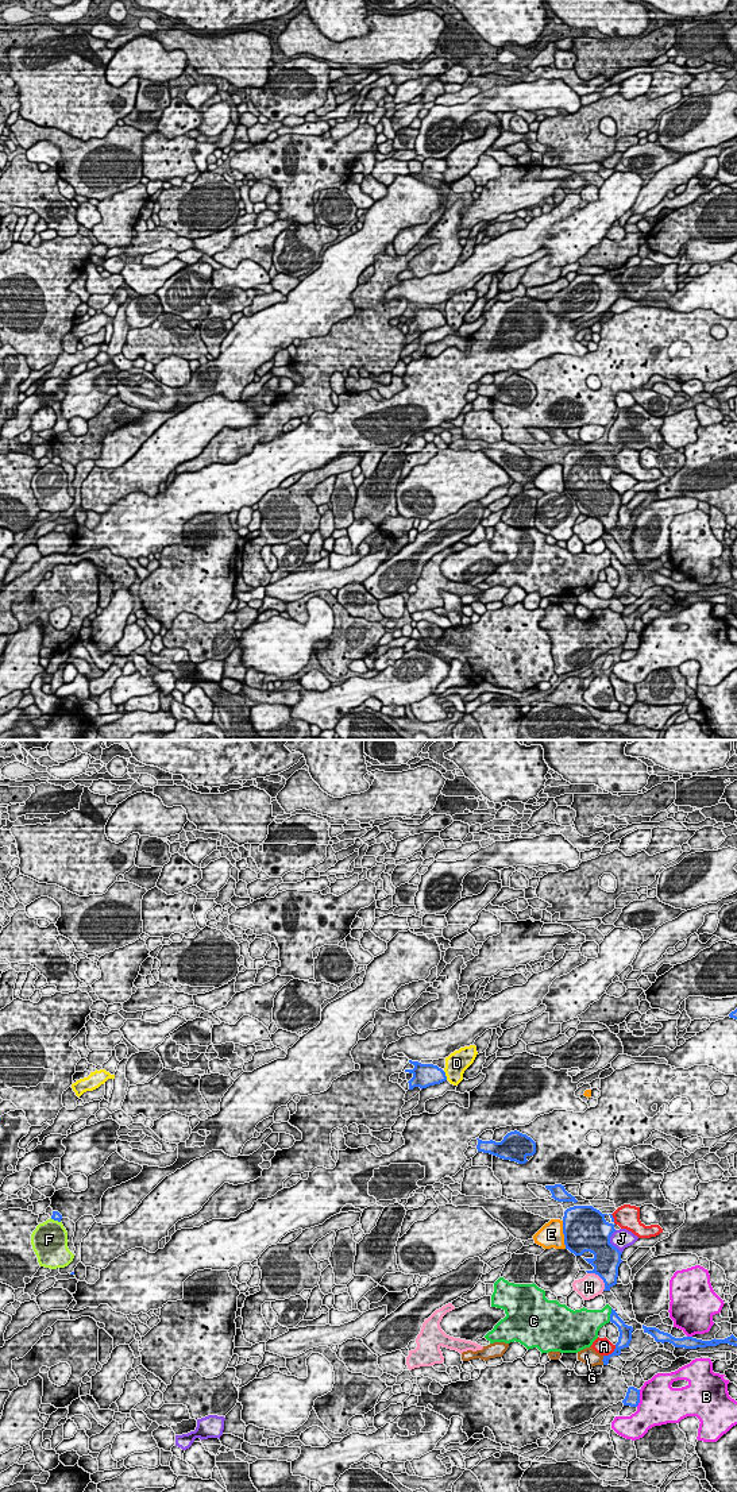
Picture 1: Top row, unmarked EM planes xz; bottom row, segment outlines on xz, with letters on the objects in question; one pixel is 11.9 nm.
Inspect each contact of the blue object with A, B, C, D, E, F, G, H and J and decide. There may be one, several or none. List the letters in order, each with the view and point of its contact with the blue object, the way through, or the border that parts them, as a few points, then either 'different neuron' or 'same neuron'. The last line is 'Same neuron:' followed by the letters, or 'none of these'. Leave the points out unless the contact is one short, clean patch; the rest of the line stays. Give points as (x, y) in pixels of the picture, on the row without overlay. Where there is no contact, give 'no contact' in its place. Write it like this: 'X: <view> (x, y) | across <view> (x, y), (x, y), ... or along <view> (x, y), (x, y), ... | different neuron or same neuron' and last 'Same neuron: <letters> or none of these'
A: xz (612, 597) | different neuron
B: xz (639, 642) | different neuron
C: xz (610, 559) | different neuron
D: xz (444, 319) | different neuron
E: xz (563, 477) | different neuron
F: xz (56, 463) | different neuron
G: xz (602, 604) | across xz (618, 590), (602, 604), (589, 600) | same neuron
H: xz (599, 520) | different neuron
J: xz (609, 486) | different neuron
Same neuron: G

